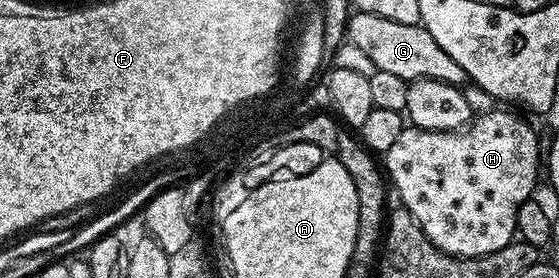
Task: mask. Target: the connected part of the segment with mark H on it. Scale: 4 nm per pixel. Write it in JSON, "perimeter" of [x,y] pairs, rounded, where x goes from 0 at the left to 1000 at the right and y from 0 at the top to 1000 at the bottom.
{"perimeter":[[[886,396],[880,403],[864,403],[860,410],[850,414],[843,442],[835,446],[832,460],[816,471],[816,475],[782,475],[780,468],[758,468],[757,460],[744,460],[739,453],[721,457],[719,478],[716,482],[716,496],[708,496],[708,514],[701,522],[691,550],[687,550],[687,619],[694,637],[696,658],[701,665],[703,687],[705,676],[712,687],[712,705],[716,716],[717,745],[726,748],[735,770],[737,784],[744,784],[744,799],[751,813],[751,827],[758,827],[758,842],[773,867],[773,874],[787,896],[789,906],[800,906],[803,921],[864,921],[866,914],[880,914],[887,899],[894,899],[902,885],[909,885],[912,867],[921,860],[925,827],[927,827],[927,759],[930,755],[930,741],[939,719],[950,716],[957,701],[955,673],[962,662],[962,489],[955,478],[955,460],[946,446],[941,432],[932,432],[930,421],[925,417],[928,406],[919,396],[905,396],[912,403],[896,403],[896,396]]]}

